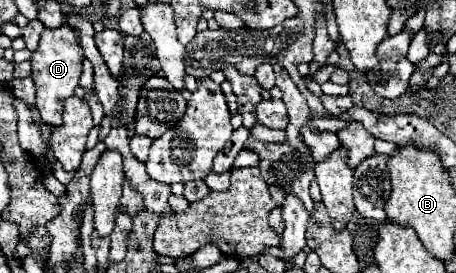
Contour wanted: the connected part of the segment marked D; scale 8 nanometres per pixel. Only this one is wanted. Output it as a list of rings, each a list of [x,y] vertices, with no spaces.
[[[65,22],[59,28],[43,30],[37,50],[33,52],[31,66],[33,66],[33,82],[37,86],[37,110],[41,114],[41,120],[51,126],[59,126],[63,118],[63,102],[73,94],[73,90],[79,86],[81,78],[81,62],[83,62],[83,50],[79,46],[77,32]]]

